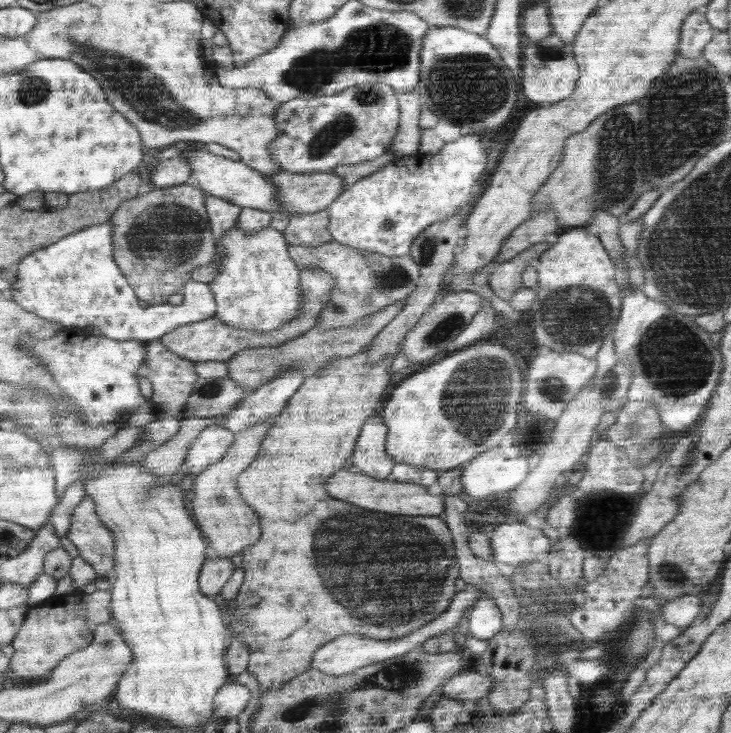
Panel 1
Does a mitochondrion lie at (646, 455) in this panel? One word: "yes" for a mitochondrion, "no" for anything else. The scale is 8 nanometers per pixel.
yes

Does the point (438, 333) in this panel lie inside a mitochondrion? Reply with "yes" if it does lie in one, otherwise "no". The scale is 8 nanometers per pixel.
yes

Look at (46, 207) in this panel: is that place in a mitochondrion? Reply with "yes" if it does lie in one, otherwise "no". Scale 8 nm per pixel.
no

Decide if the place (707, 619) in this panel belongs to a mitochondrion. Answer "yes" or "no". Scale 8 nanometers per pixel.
no

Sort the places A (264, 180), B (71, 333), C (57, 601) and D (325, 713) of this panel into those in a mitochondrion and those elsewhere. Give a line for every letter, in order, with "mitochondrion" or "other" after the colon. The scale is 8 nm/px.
A: other
B: other
C: other
D: mitochondrion

